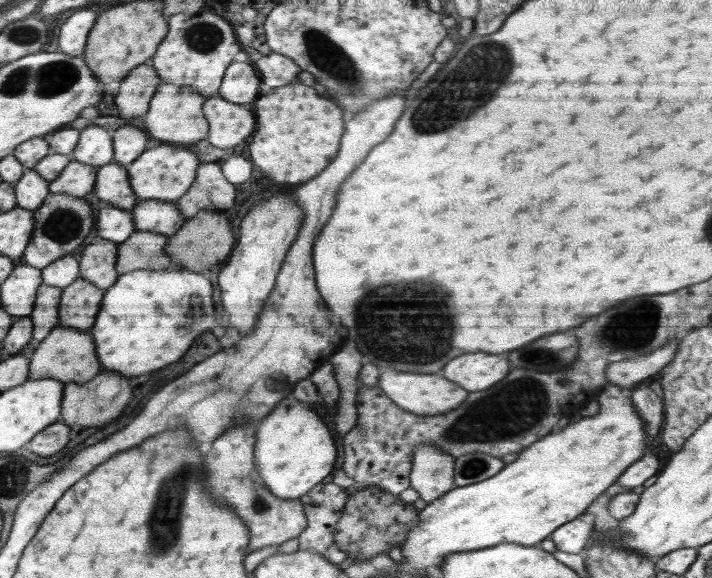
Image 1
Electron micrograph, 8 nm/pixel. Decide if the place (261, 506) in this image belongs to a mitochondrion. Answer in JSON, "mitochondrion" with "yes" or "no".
{"mitochondrion":"yes"}

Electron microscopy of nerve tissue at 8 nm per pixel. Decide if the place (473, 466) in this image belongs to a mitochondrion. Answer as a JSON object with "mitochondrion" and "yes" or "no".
{"mitochondrion":"yes"}

